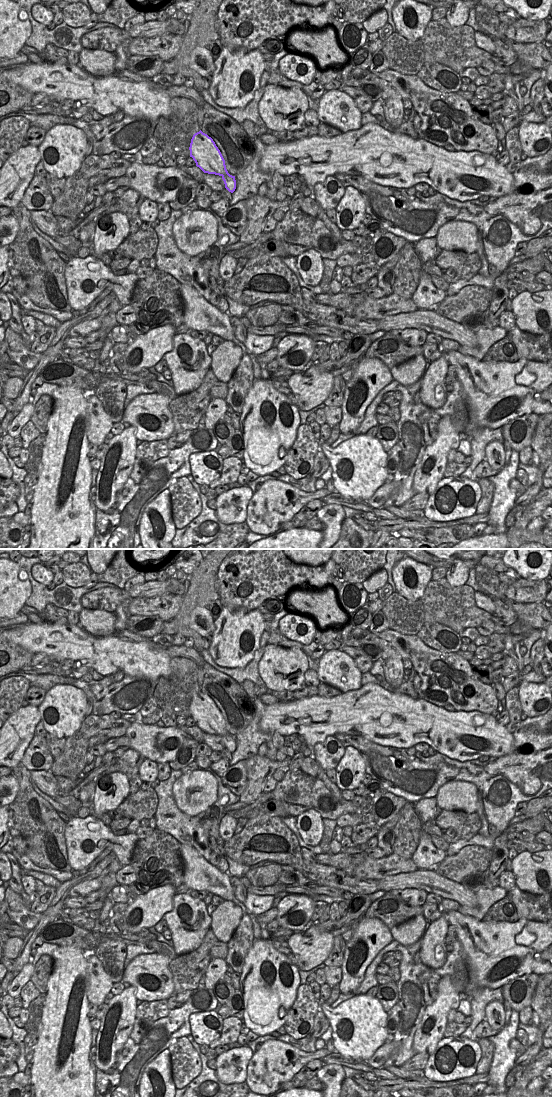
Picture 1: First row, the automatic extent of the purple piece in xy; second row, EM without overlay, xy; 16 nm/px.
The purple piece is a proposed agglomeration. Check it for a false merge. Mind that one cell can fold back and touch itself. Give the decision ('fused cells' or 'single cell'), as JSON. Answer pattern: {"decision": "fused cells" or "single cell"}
{"decision": "single cell"}

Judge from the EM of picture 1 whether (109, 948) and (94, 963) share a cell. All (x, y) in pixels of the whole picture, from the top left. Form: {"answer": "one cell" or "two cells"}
{"answer": "two cells"}

